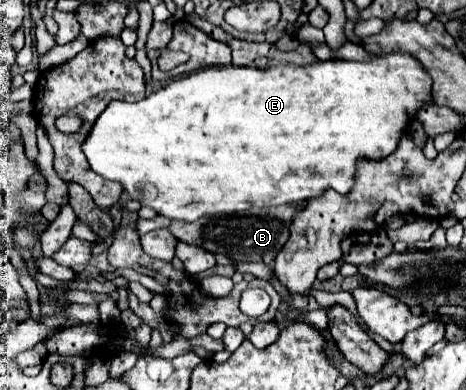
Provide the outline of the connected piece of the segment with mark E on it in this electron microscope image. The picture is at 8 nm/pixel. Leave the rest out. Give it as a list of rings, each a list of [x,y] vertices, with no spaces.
[[[397,51],[391,55],[377,55],[377,57],[363,59],[363,61],[333,59],[333,61],[317,61],[311,65],[279,63],[267,69],[251,69],[251,67],[235,67],[235,65],[209,67],[209,69],[199,69],[185,77],[169,81],[169,85],[165,85],[163,89],[145,97],[139,103],[113,101],[95,121],[89,137],[83,143],[83,153],[87,155],[87,161],[91,163],[91,169],[95,173],[99,173],[105,179],[119,181],[131,199],[147,207],[153,207],[157,213],[173,221],[195,221],[203,215],[231,215],[243,213],[252,207],[271,207],[271,205],[307,201],[307,199],[323,195],[323,191],[327,189],[335,189],[337,193],[345,195],[347,191],[351,191],[355,183],[355,171],[357,171],[359,159],[379,161],[391,155],[399,145],[401,133],[417,117],[419,109],[431,103],[433,103],[431,79],[427,77],[423,65],[411,55],[405,55],[405,51]]]

